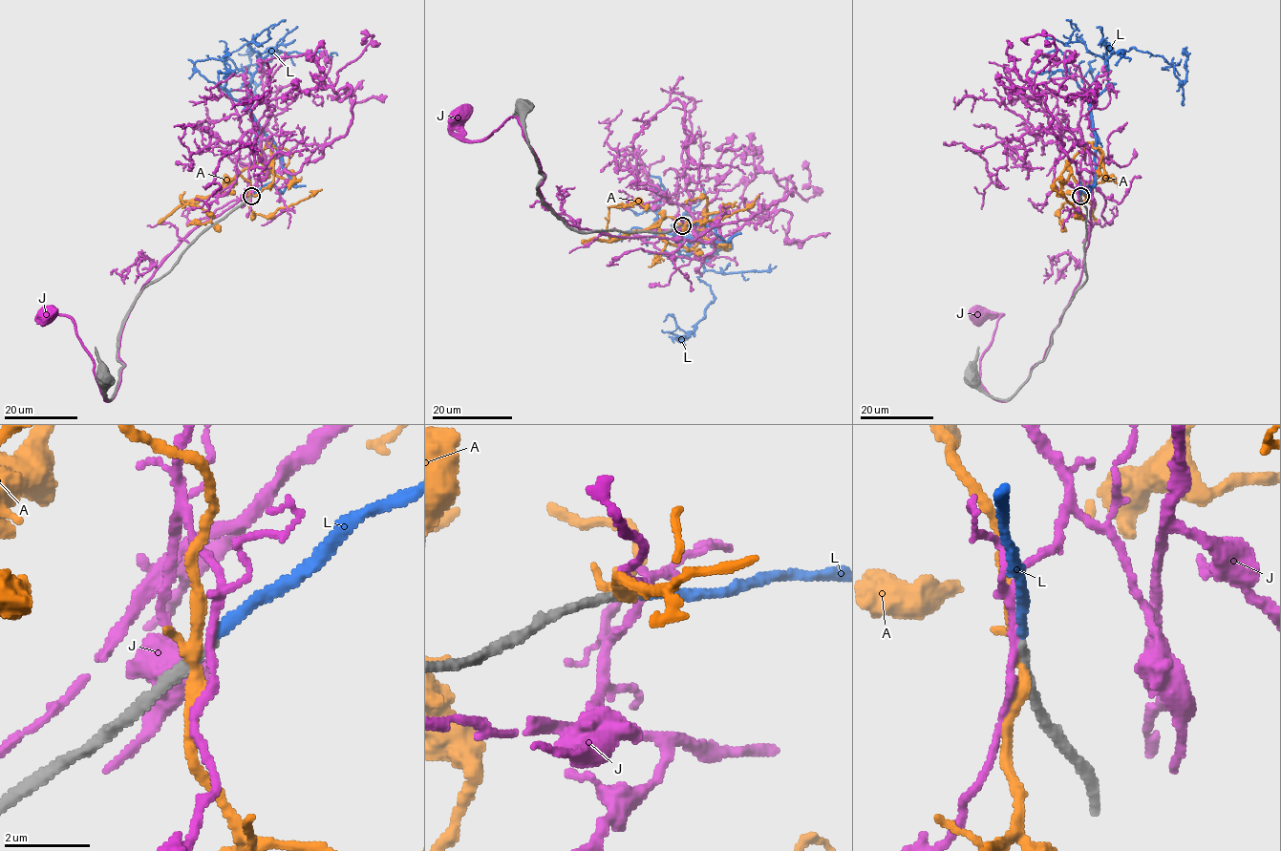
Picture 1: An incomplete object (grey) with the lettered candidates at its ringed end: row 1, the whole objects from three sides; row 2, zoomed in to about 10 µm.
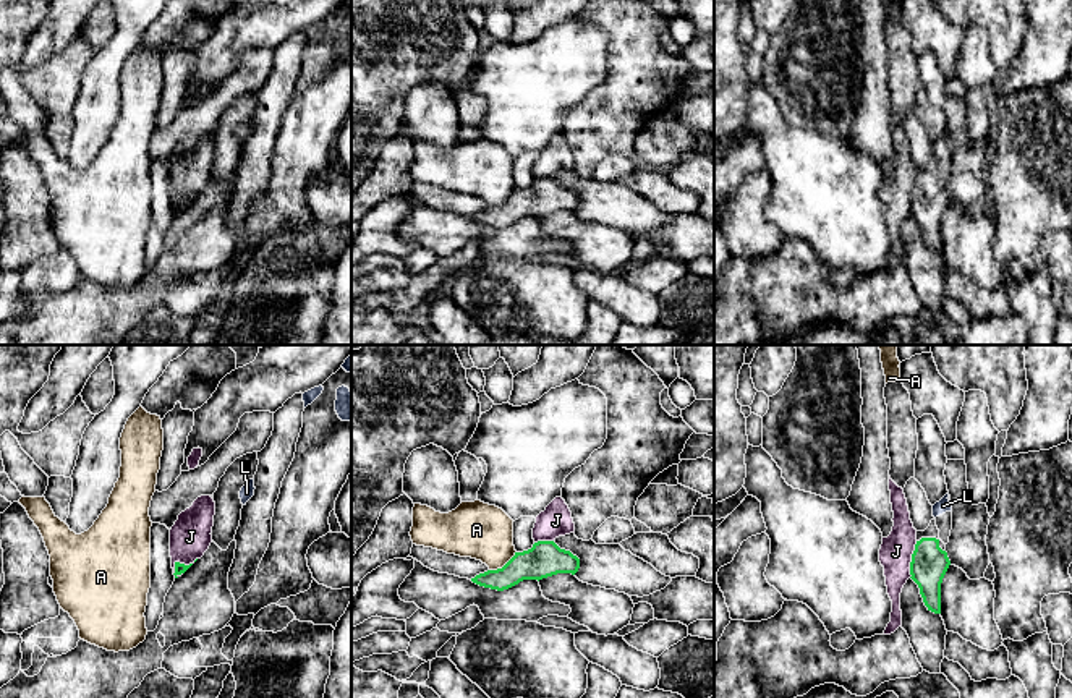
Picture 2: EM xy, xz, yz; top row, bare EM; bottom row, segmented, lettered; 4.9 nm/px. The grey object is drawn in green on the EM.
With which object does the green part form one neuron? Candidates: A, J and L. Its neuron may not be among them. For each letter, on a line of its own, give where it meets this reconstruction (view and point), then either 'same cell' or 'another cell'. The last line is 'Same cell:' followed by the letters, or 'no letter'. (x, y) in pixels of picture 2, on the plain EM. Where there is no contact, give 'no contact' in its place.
A: xz (504, 203) | another cell
J: yz (912, 196) | another cell
L: no contact | same cell
Same cell: L

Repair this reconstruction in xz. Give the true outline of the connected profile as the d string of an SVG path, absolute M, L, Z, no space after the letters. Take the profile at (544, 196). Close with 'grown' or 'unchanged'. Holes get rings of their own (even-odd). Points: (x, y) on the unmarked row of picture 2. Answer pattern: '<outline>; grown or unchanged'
M538 178L531 186L515 193L497 207L487 207L471 215L473 220L504 228L523 217L542 217L557 211L575 212L580 196L570 188L560 186L554 178Z; unchanged

